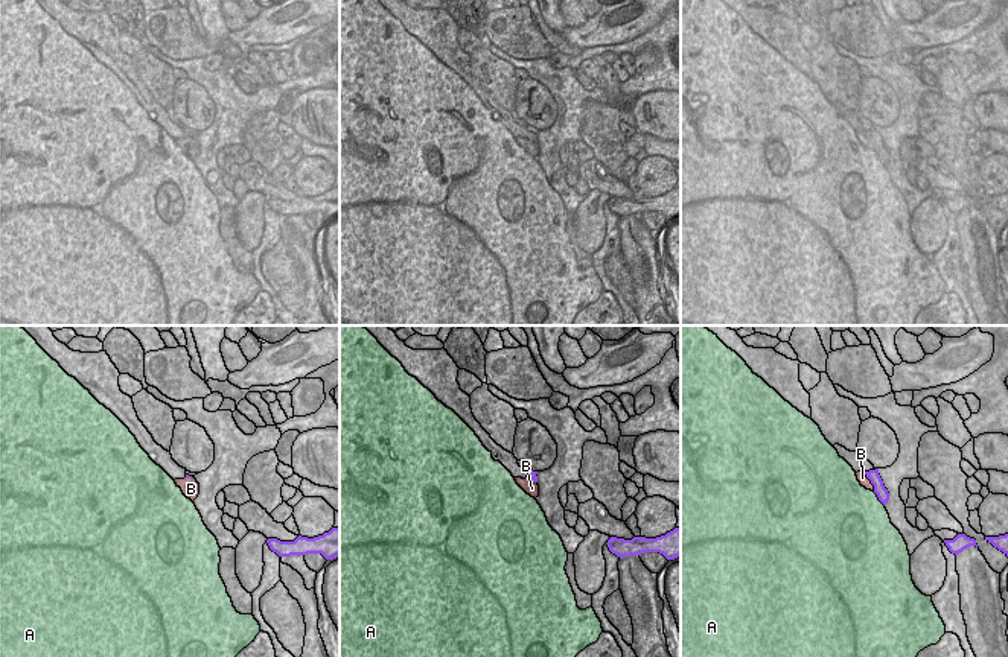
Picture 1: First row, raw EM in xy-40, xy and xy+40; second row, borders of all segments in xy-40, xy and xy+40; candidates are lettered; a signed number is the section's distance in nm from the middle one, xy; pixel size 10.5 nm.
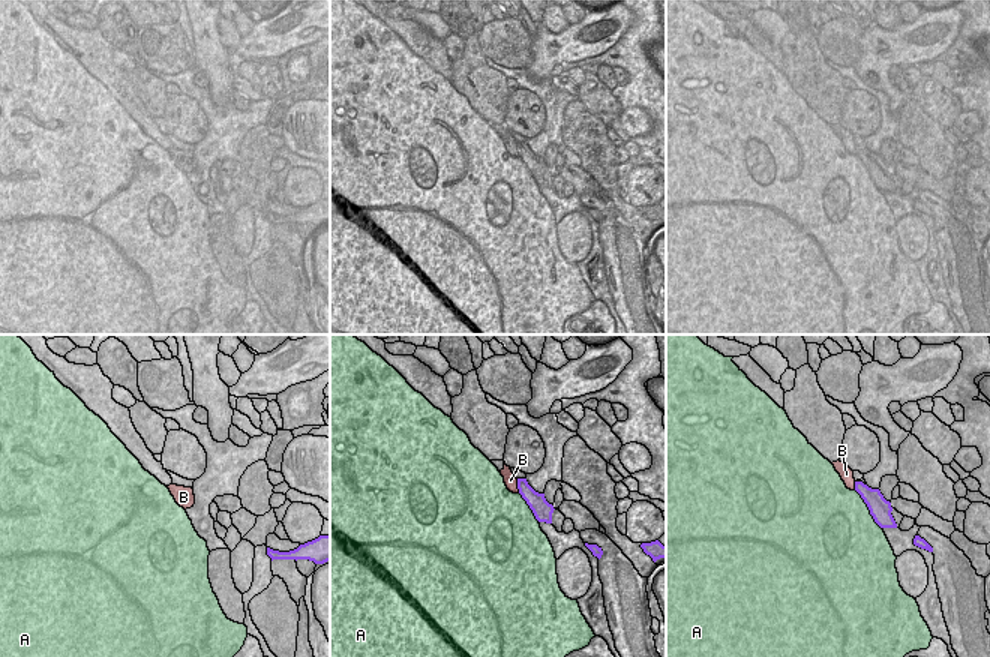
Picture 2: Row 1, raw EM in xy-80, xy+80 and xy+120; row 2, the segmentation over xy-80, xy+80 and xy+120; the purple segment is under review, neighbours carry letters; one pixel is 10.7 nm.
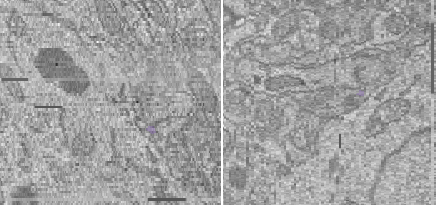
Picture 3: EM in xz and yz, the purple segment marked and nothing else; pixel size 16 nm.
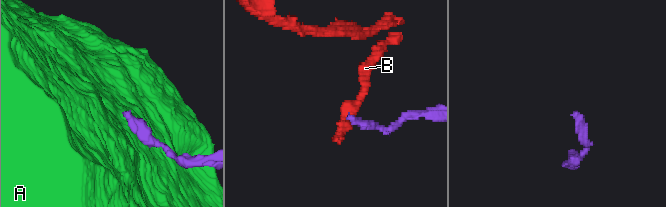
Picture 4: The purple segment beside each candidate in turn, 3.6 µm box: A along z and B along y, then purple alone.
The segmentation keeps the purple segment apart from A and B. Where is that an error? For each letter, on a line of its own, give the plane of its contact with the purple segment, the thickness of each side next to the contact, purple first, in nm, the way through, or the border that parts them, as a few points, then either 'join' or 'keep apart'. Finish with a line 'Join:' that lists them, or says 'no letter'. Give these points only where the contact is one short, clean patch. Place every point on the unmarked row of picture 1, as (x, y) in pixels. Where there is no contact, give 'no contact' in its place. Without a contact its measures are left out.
A: xy+40 | 130/500 nm | keep apart
B: xy+40 | 130/100 nm | along xy+40 (864, 131), (874, 149) | keep apart
Join: no letter

